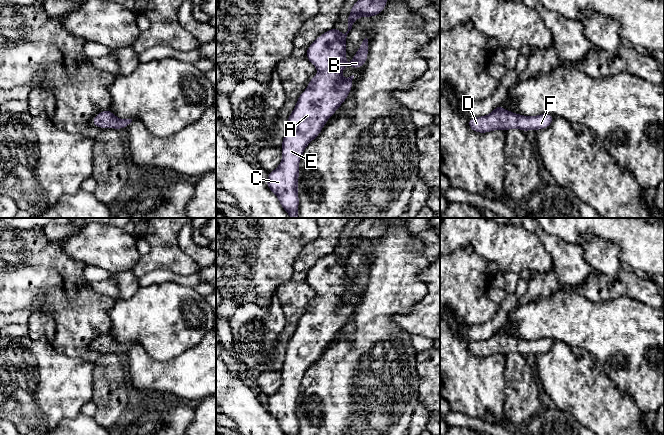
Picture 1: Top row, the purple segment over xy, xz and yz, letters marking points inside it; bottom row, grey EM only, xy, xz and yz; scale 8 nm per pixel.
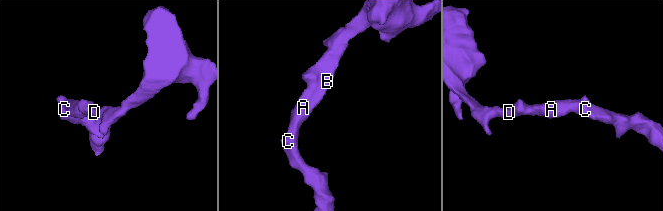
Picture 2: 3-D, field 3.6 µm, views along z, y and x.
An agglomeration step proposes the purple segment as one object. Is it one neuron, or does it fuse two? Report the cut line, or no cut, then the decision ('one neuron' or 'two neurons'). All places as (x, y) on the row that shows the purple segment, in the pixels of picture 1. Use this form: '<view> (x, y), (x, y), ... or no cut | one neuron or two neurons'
no cut | one neuron

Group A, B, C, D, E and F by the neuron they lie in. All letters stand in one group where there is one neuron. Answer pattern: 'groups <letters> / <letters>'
groups A B C D E F

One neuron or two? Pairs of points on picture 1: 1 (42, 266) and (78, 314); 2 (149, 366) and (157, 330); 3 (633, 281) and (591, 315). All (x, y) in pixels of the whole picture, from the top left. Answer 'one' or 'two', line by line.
1: one
2: two
3: two

